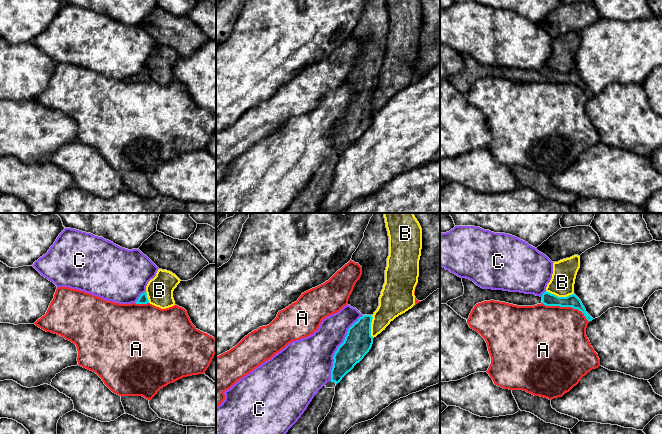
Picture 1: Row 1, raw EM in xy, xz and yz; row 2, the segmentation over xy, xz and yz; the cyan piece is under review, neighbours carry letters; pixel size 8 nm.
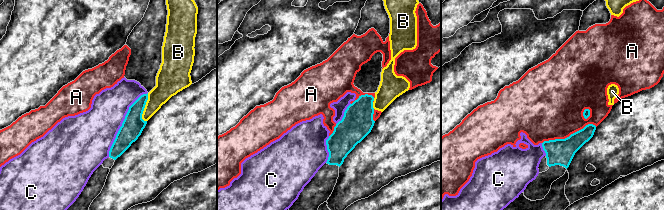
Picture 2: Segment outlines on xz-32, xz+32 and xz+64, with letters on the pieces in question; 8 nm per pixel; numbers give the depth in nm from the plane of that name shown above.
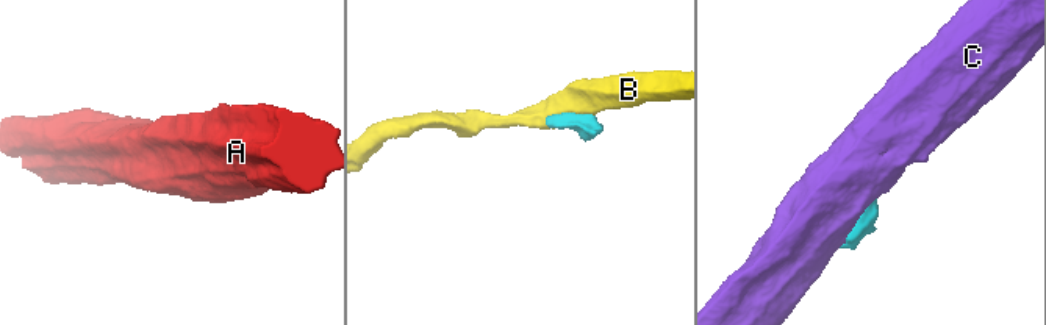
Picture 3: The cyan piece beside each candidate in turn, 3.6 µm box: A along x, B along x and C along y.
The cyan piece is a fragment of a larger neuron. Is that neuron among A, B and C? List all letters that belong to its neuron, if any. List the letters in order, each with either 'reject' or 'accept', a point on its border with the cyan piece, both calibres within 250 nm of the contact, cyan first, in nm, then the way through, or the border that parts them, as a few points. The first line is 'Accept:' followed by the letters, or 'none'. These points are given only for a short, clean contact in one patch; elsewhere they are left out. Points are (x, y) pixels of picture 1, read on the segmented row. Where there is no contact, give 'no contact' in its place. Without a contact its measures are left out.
Accept: none
A: reject; contact yz (566, 306); calibres 110 and 480 nm
B: reject; contact yz (560, 297); calibres 110 and 190 nm
C: reject; contact xz (338, 347); calibres 220 and 360 nm

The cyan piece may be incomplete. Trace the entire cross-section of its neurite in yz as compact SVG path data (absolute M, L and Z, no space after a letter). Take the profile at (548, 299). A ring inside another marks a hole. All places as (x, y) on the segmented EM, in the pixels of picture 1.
M462 278L462 283L464 286L464 294L456 299L448 301L446 304L466 320L469 318L469 315L476 304L490 300L517 306L534 306L543 303L546 306L572 307L581 311L589 322L593 320L586 312L581 300L575 294L567 297L558 297L545 291L540 297L534 294L520 292L483 289L466 278Z

